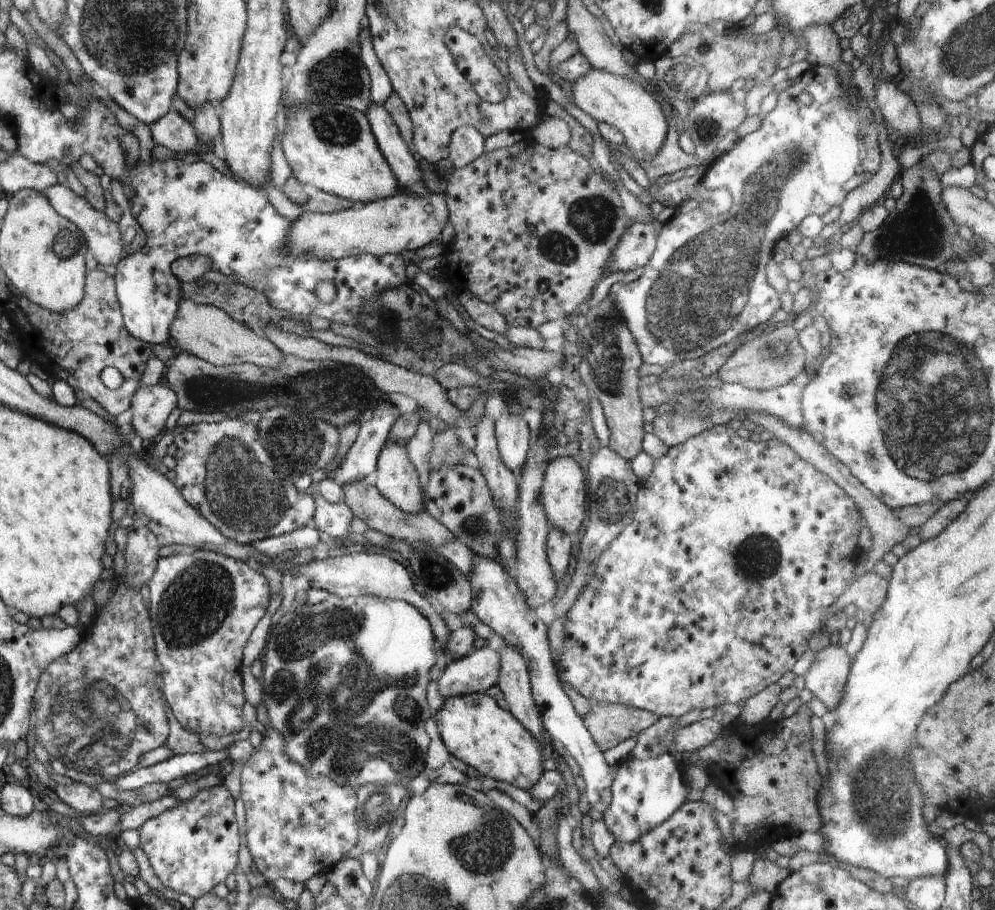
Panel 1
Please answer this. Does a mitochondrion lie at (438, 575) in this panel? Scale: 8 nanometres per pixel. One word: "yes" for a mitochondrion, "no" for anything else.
yes

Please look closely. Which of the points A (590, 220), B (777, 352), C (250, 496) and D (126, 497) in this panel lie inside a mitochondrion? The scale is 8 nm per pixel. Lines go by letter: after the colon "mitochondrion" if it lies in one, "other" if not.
A: mitochondrion
B: mitochondrion
C: mitochondrion
D: other

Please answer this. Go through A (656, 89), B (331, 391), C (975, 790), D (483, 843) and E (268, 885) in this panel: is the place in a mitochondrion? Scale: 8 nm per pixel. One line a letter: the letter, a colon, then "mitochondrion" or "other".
A: other
B: mitochondrion
C: other
D: mitochondrion
E: other

